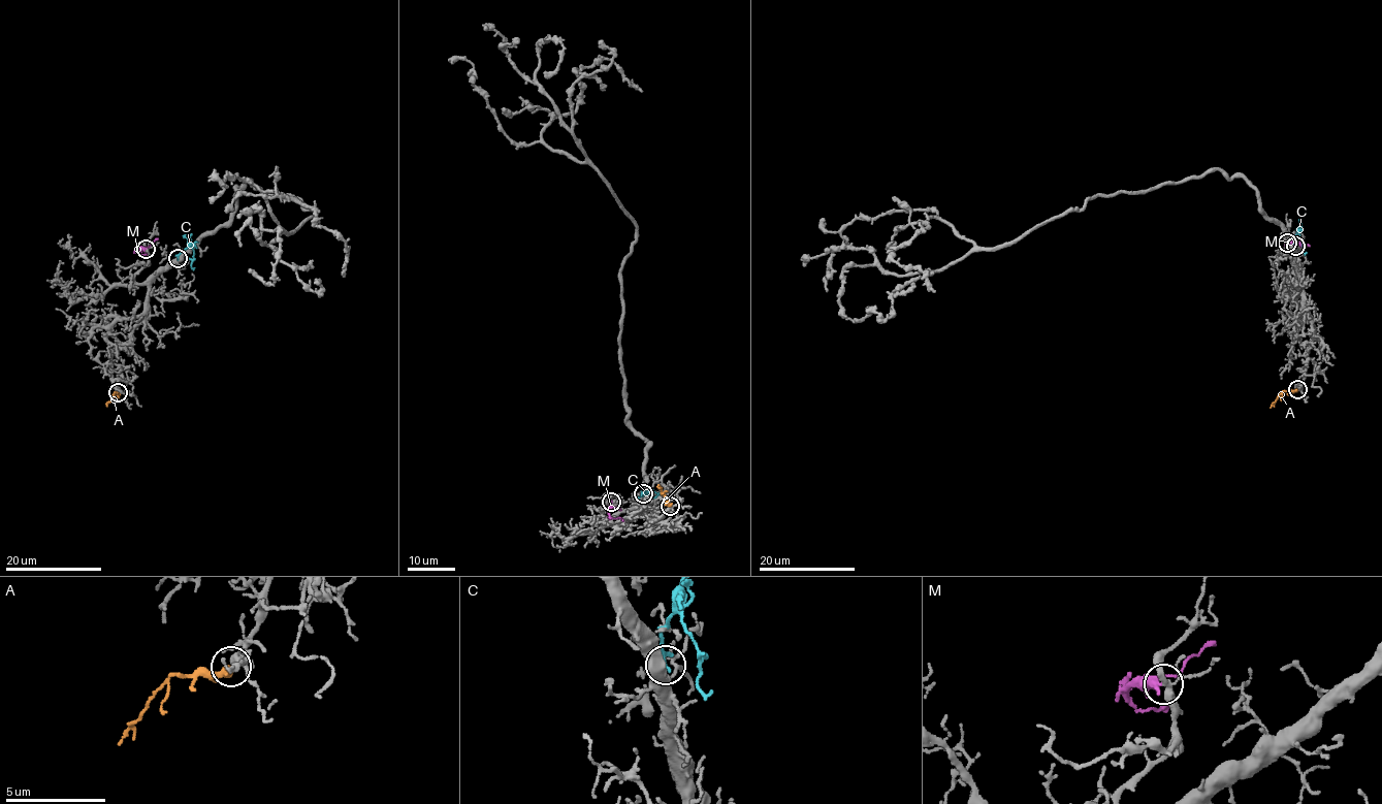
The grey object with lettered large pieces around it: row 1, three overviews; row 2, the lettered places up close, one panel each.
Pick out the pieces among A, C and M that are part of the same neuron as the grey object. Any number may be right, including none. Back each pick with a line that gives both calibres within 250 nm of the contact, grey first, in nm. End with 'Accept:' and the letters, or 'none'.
A: 280/360 nm
Accept: A

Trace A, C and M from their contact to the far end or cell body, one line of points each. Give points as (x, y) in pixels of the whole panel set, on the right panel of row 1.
A: (1296, 388), (1282, 392), (1271, 408)
C: (1295, 247), (1294, 237), (1299, 233), (1303, 252), (1307, 252)
M: (1286, 243), (1309, 246)

